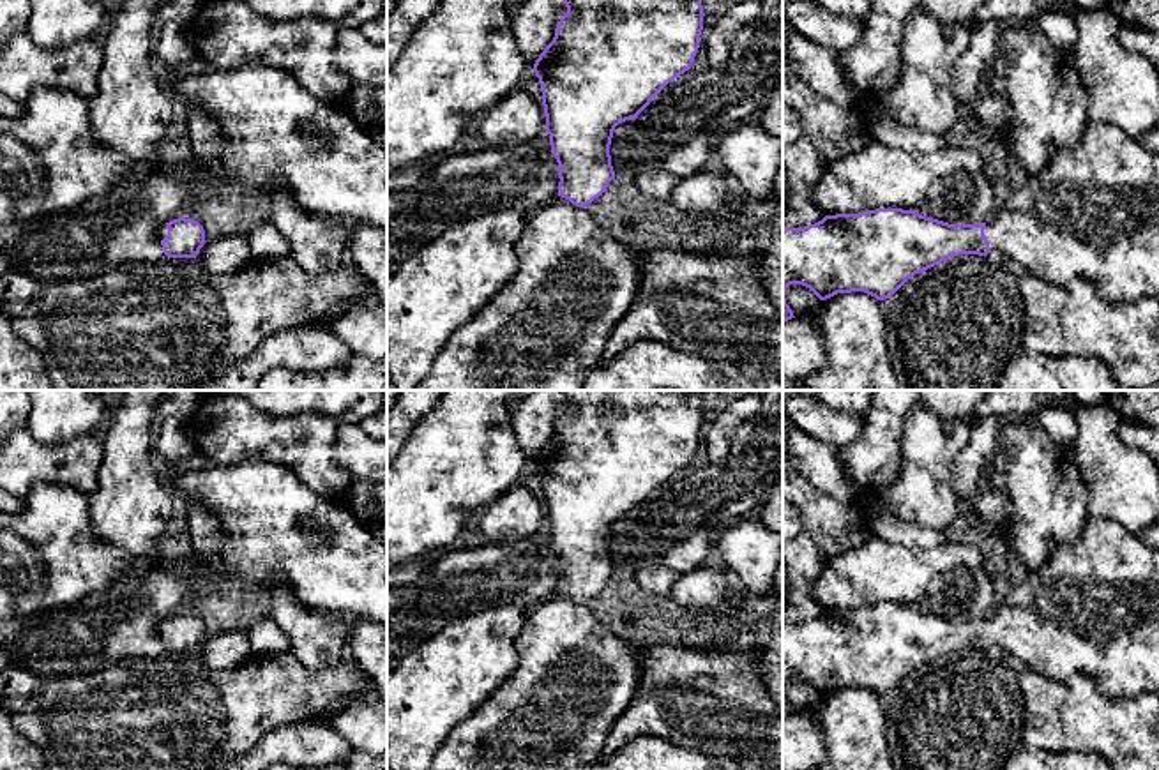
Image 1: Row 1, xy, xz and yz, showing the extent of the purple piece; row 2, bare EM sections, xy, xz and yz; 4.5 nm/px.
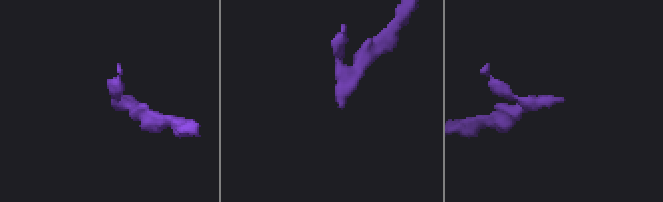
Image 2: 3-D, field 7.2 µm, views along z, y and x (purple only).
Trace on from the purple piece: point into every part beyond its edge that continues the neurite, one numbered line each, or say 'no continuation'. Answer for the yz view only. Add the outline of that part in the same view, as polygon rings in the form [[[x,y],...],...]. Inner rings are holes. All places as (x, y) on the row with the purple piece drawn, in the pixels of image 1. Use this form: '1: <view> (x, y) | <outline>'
1: yz (1092, 212) | [[[1090,120],[1074,145],[1055,150],[1037,175],[1002,192],[996,217],[986,223],[984,237],[989,251],[1007,254],[1012,267],[1055,286],[1081,277],[1110,302],[1159,297],[1159,154],[1115,125]]]

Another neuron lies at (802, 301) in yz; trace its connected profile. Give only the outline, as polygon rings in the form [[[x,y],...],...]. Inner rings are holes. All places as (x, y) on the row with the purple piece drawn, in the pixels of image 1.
[[[790,284],[786,288],[784,298],[790,309],[793,311],[793,316],[814,318],[822,304],[822,300],[802,284]]]

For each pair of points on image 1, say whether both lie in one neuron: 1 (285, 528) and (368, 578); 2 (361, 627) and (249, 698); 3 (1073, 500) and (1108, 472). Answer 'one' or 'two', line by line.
1: one
2: two
3: two

